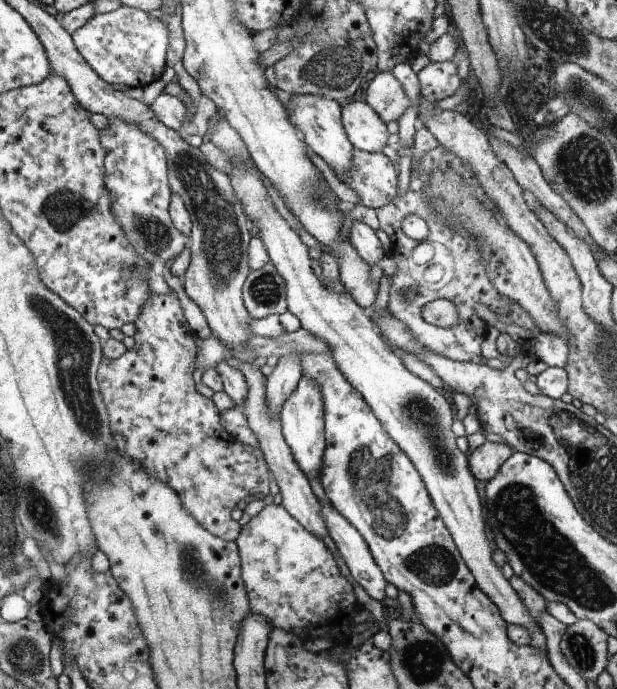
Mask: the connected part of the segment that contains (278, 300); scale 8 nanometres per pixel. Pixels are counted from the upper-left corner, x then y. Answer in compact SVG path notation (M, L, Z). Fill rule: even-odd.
M272 262L252 270L244 286L244 303L251 317L262 319L287 311L286 286Z

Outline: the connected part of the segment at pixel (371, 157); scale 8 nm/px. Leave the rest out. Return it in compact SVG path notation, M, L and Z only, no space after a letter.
M355 149L355 165L346 183L360 197L359 205L376 211L389 204L398 192L398 174L383 152L368 154Z

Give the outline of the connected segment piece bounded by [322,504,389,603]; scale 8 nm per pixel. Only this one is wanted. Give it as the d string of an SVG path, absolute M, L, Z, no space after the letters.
M330 504L323 506L323 518L327 522L329 536L332 538L352 578L368 593L372 600L383 603L387 584L382 570L373 560L370 550L358 530Z

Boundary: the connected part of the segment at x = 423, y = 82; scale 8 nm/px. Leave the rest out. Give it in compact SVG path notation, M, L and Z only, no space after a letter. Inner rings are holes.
M456 59L424 66L417 74L422 98L434 104L455 94L461 82L457 68Z

